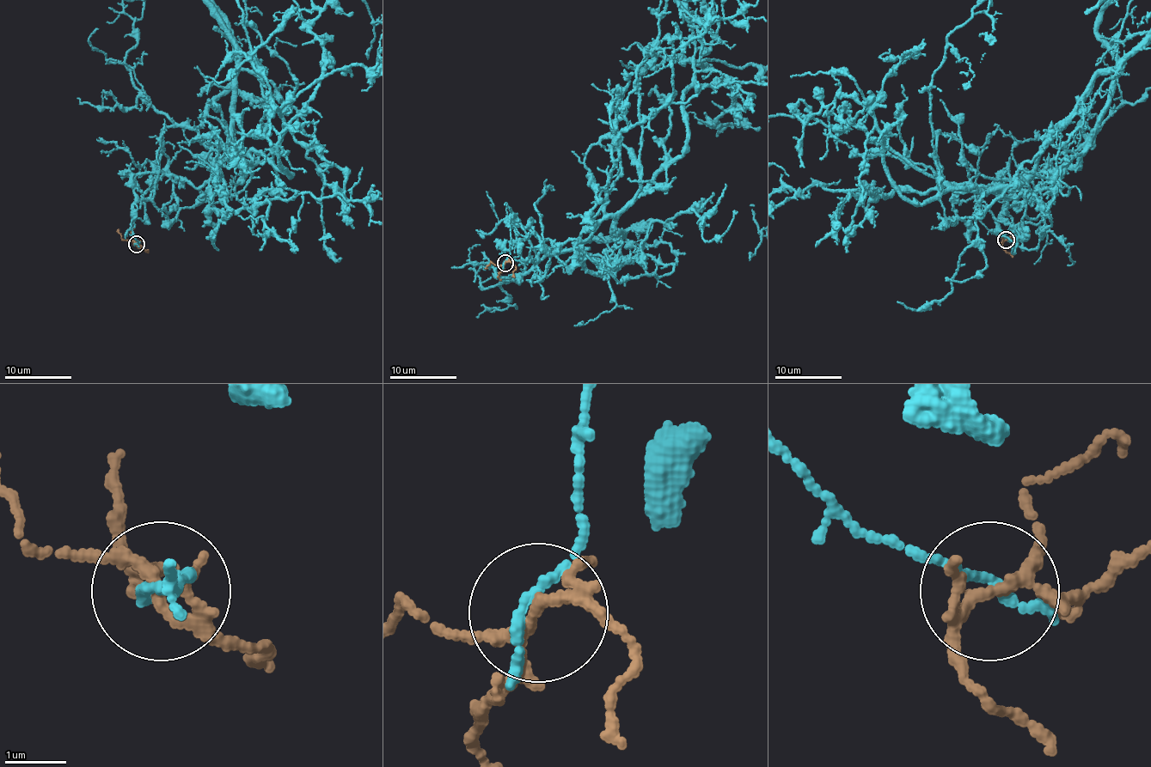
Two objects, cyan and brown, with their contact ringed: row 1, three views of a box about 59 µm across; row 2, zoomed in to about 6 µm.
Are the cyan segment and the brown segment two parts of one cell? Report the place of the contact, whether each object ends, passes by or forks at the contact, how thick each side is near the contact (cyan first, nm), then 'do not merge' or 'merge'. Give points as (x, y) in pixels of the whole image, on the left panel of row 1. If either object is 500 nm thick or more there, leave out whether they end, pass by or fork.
(137, 244) | cyan passes by | brown forks | 120/160 nm | do not merge

